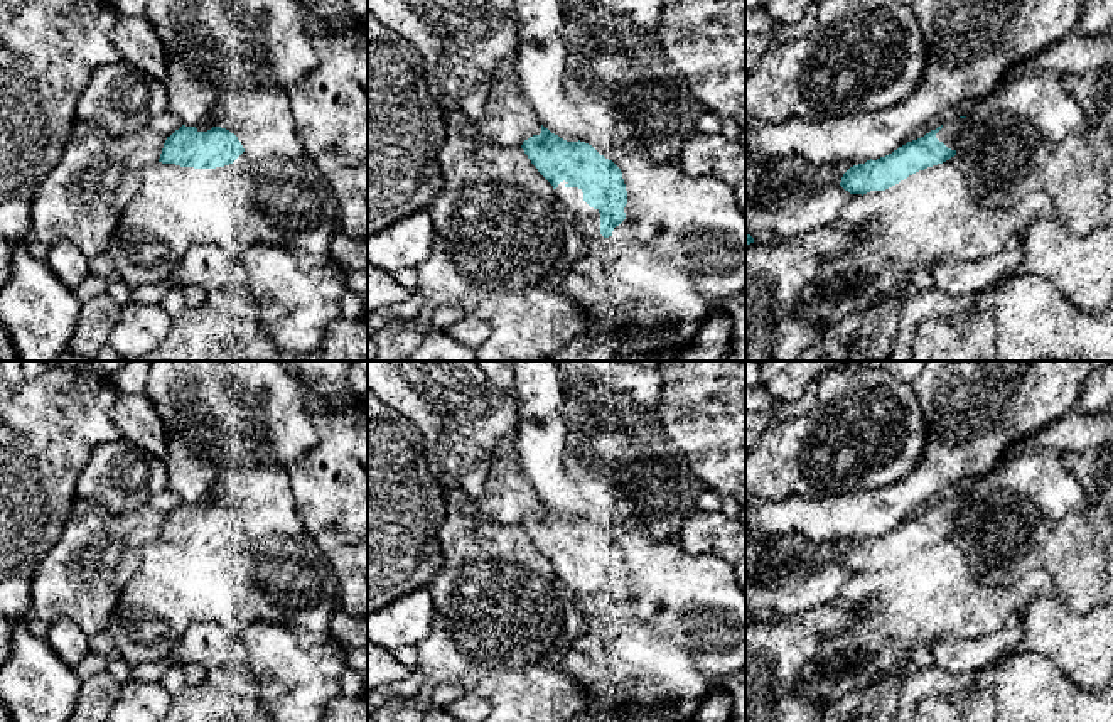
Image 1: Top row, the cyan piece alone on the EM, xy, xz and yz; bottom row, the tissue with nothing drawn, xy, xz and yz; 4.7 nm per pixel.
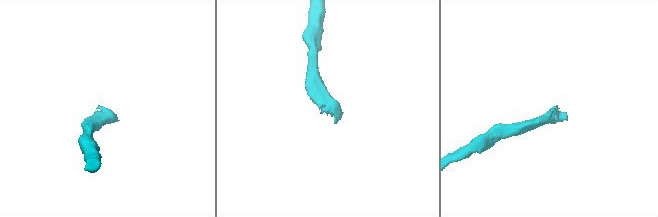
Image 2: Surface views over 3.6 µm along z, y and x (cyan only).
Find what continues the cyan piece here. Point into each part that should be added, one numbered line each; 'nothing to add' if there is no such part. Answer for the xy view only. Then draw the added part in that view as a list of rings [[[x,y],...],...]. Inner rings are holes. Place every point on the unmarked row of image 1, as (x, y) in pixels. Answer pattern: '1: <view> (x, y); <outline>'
1: xy (206, 584); [[[243,530],[233,542],[216,547],[155,540],[143,560],[147,570],[169,570],[169,617],[186,617],[184,638],[196,626],[212,622],[234,638],[258,621],[250,609],[253,579],[245,552],[255,542]]]

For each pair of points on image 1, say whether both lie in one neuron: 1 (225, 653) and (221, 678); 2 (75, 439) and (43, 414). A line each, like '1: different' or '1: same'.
1: different
2: same

